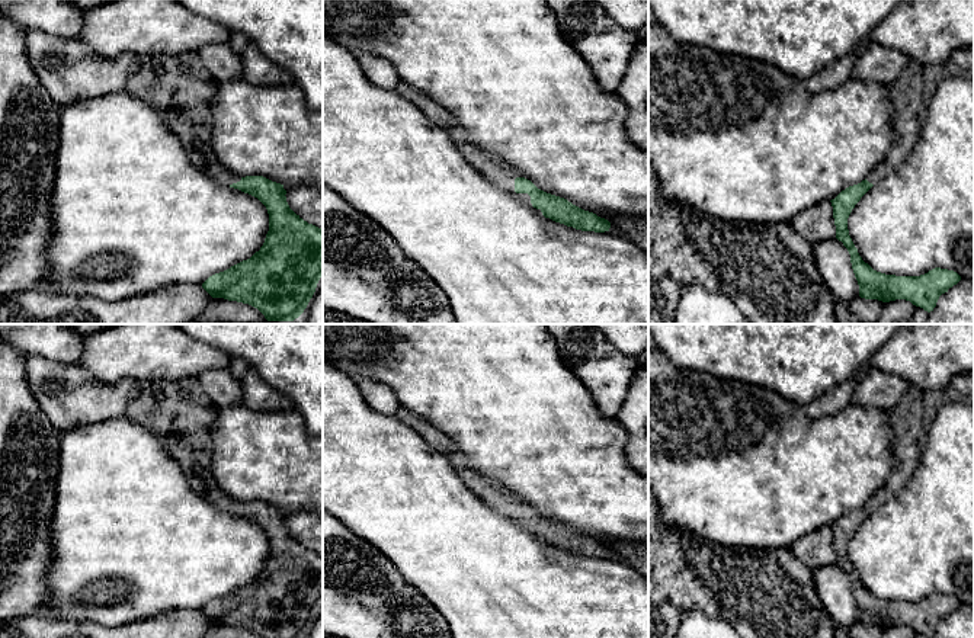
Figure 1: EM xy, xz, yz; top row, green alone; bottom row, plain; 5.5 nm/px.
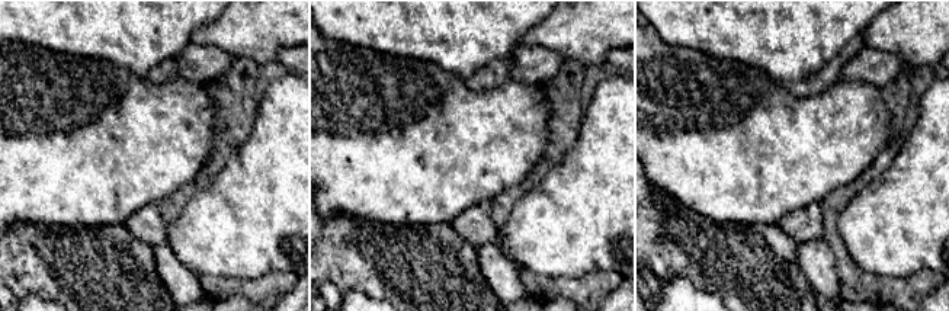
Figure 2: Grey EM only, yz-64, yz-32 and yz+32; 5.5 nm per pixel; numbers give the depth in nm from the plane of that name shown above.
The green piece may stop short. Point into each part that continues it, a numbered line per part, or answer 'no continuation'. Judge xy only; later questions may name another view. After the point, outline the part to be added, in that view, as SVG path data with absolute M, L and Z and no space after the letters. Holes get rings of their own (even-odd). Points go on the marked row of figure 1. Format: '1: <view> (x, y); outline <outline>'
1: xy (180, 89); outline M198 51L176 57L148 55L141 58L138 71L126 81L125 92L153 105L169 129L179 137L190 163L209 179L222 186L241 180L227 170L215 157L212 148L212 99L218 81L206 70Z

